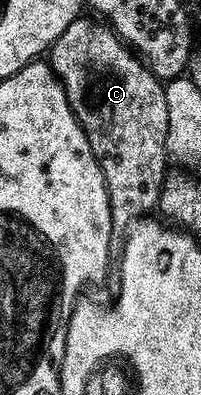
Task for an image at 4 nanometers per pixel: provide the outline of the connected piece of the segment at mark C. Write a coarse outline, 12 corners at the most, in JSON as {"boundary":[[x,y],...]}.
{"boundary":[[96,17],[47,51],[109,189],[113,237],[158,209],[162,79]]}

